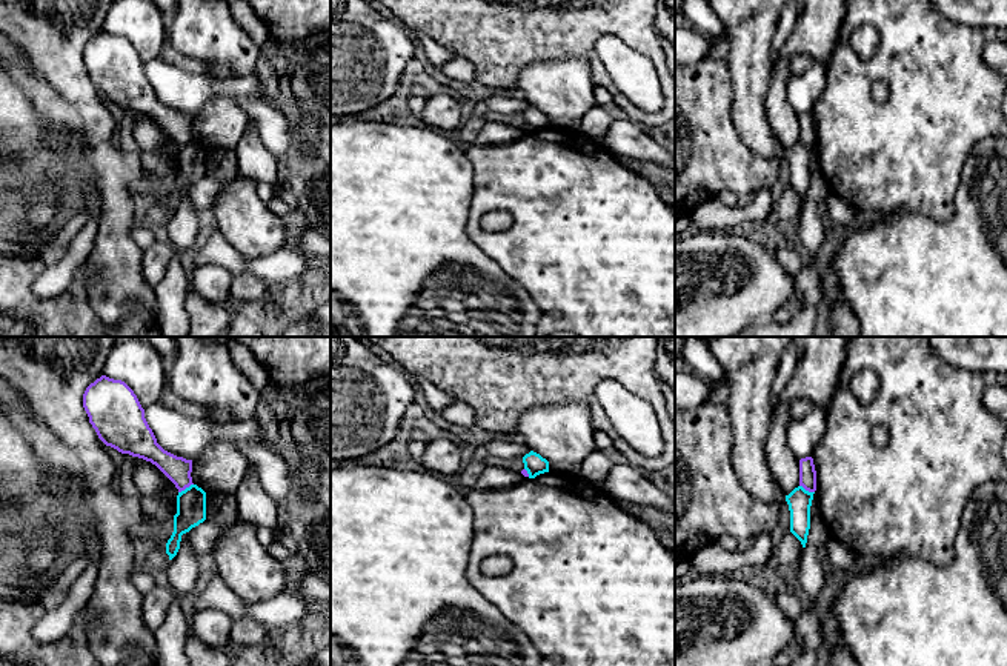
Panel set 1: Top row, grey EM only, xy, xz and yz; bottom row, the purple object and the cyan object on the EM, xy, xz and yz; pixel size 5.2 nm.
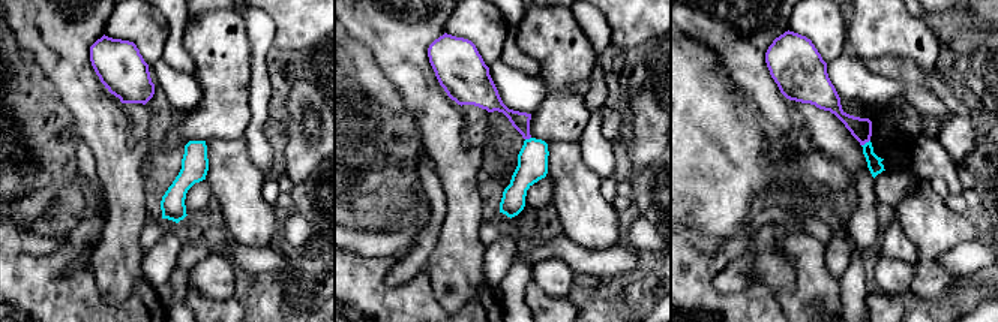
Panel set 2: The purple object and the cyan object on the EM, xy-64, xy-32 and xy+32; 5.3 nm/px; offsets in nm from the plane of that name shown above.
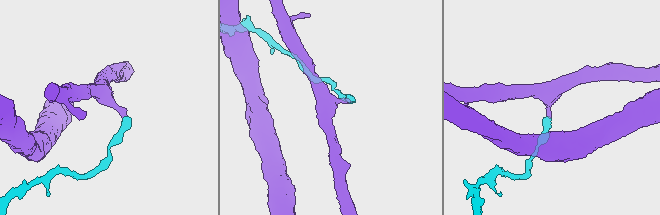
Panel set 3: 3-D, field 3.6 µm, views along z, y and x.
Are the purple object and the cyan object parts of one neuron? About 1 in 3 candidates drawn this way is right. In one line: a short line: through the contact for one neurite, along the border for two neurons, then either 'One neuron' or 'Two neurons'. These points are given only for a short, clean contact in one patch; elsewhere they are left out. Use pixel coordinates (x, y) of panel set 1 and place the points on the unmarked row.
Line: xy (192, 139), (179, 148). Two neurons

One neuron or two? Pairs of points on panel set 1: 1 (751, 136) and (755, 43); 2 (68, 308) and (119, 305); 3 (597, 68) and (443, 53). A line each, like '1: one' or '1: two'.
1: one
2: two
3: two

